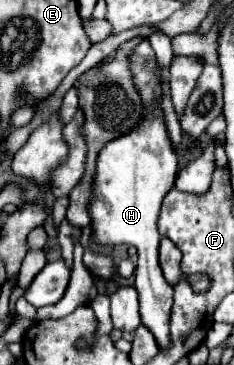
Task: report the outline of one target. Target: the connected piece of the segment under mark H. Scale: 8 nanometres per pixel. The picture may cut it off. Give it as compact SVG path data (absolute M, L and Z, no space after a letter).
M148 39L136 47L130 57L130 69L134 73L140 95L146 103L148 117L136 131L122 135L104 147L98 155L98 167L94 177L94 191L90 201L90 217L94 225L94 241L102 245L134 245L138 249L135 281L133 286L138 291L142 323L154 333L160 347L168 347L168 311L172 307L172 287L166 283L160 265L158 265L158 215L164 195L174 187L178 171L178 155L168 139L166 121L158 117L158 63L154 49Z

